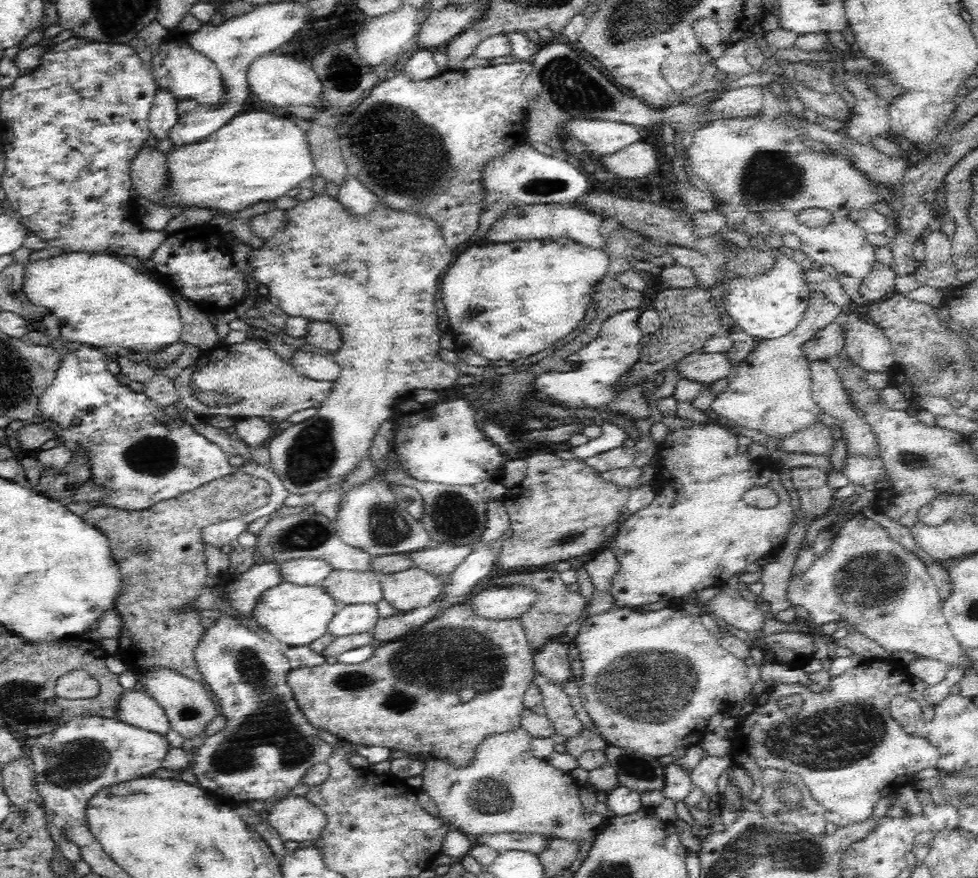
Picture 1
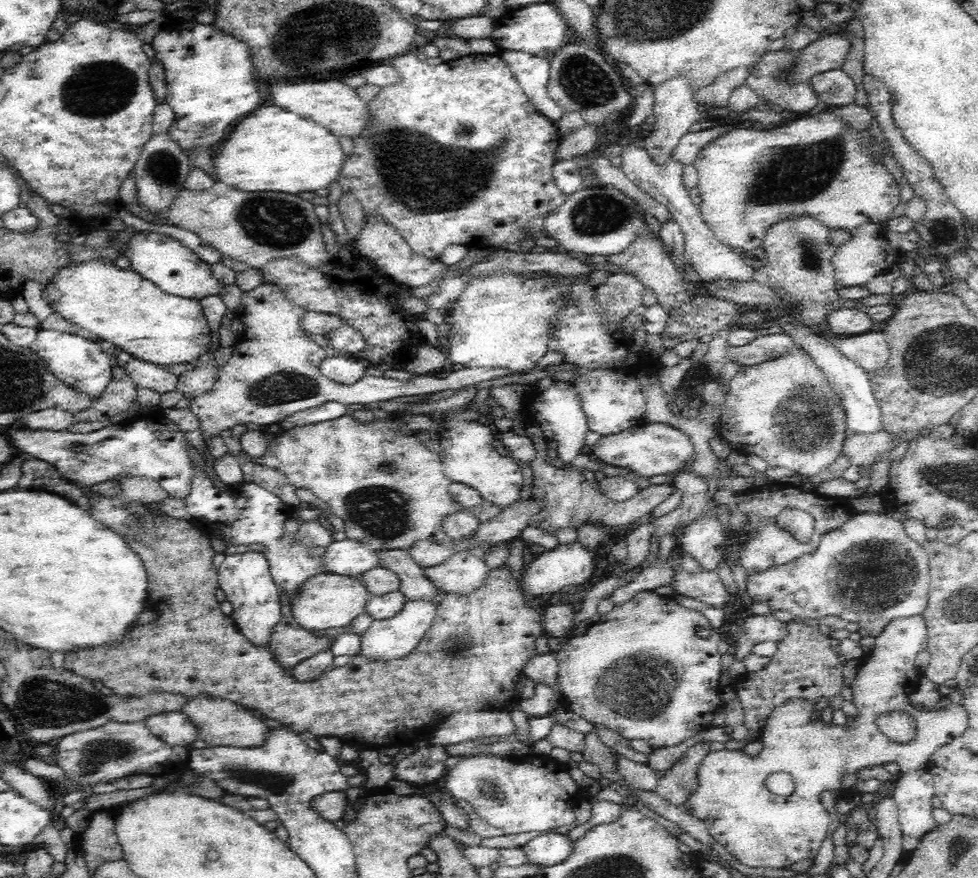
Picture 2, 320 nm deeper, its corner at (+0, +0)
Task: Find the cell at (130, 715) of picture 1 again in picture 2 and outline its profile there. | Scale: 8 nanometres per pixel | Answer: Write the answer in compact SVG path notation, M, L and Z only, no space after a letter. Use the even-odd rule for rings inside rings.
M180 709L151 714L143 721L150 733L168 744L190 748L198 740L198 731Z

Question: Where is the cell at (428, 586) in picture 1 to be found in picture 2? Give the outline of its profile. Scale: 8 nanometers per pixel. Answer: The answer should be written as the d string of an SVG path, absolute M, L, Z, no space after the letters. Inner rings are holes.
M457 552L436 566L423 568L423 573L434 589L456 595L478 588L488 569L479 553Z

